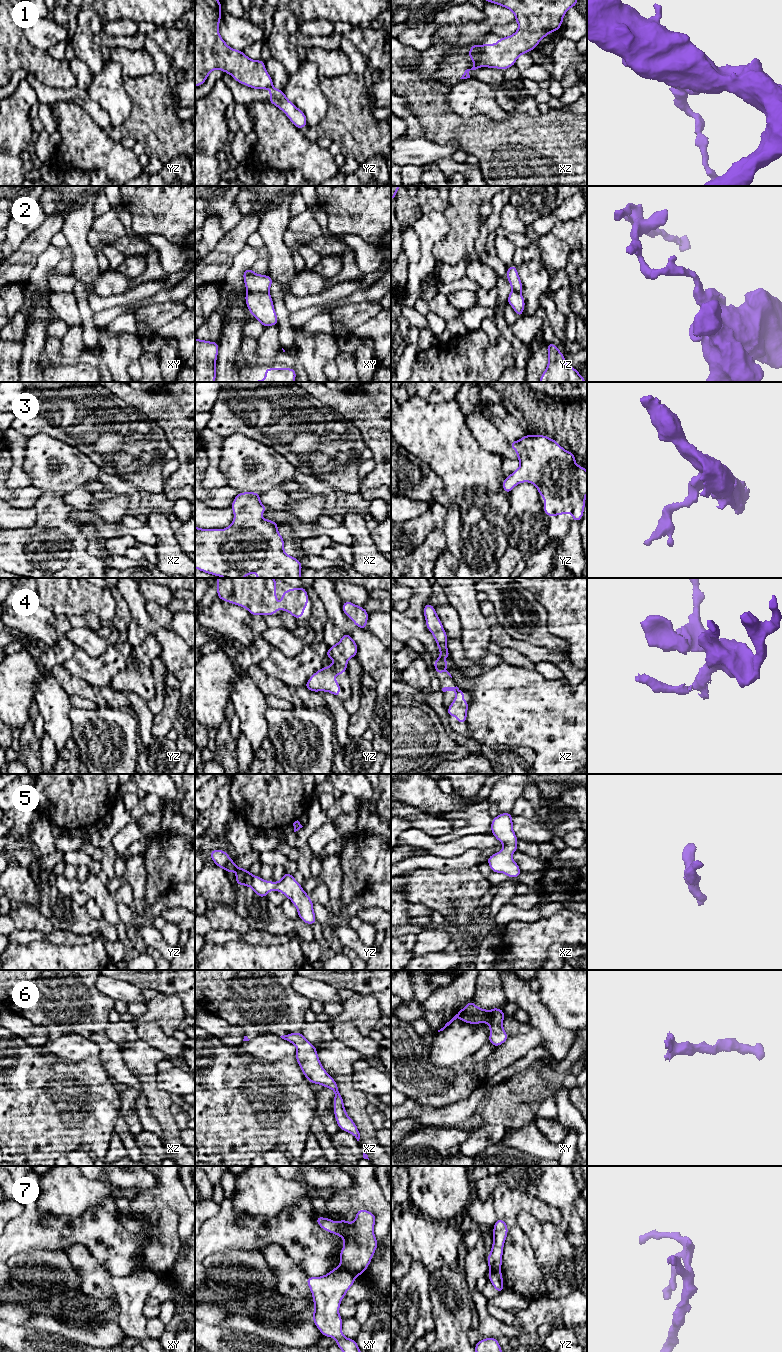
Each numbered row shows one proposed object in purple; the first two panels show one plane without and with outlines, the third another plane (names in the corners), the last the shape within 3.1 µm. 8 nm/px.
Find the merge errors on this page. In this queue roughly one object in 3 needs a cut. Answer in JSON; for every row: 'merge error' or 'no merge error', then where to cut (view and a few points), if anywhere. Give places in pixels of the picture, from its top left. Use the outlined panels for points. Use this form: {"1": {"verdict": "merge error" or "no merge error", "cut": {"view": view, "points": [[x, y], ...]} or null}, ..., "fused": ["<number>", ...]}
{"1": {"verdict": "merge error", "cut": {"view": "xz", "points": [[474, 65], [479, 67]]}}, "2": {"verdict": "merge error", "cut": {"view": "xy", "points": [[247, 290], [265, 291], [267, 293]]}}, "3": {"verdict": "no merge error", "cut": null}, "4": {"verdict": "merge error", "cut": {"view": "xz", "points": [[459, 690], [457, 692]]}}, "5": {"verdict": "no merge error", "cut": null}, "6": {"verdict": "no merge error", "cut": null}, "7": {"verdict": "merge error", "cut": {"view": "xy", "points": [[339, 1266], [354, 1276]]}}, "fused": ["1", "2", "4", "7"]}

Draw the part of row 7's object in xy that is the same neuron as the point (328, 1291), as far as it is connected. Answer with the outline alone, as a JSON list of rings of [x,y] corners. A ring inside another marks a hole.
[[[337,1266],[329,1273],[321,1277],[307,1277],[306,1282],[313,1296],[315,1311],[312,1313],[314,1324],[320,1330],[322,1336],[335,1338],[336,1345],[342,1352],[361,1352],[355,1339],[346,1338],[342,1334],[343,1319],[339,1315],[339,1306],[347,1291],[355,1283],[355,1276]]]

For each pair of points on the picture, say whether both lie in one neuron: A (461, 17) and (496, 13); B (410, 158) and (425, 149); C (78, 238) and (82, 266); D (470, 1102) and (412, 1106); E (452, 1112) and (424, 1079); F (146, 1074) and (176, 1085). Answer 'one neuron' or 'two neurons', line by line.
A: two neurons
B: one neuron
C: one neuron
D: one neuron
E: two neurons
F: two neurons

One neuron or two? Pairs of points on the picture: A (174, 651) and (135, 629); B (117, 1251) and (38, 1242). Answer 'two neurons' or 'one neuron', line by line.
A: two neurons
B: one neuron

